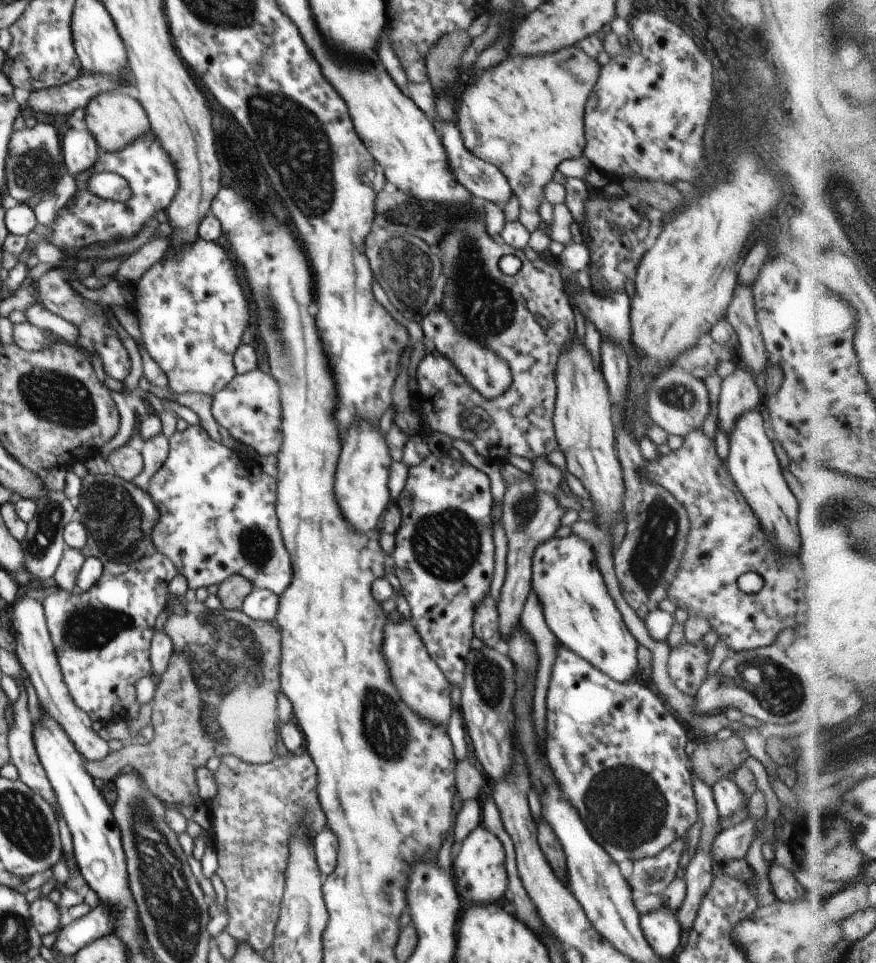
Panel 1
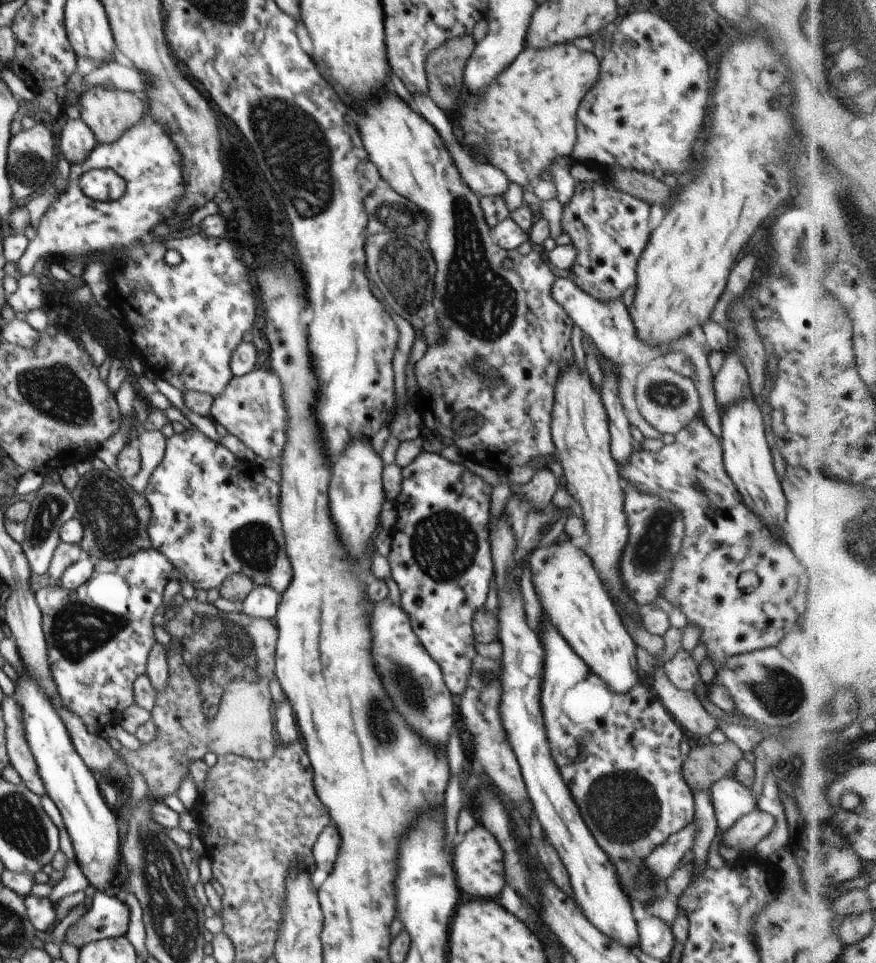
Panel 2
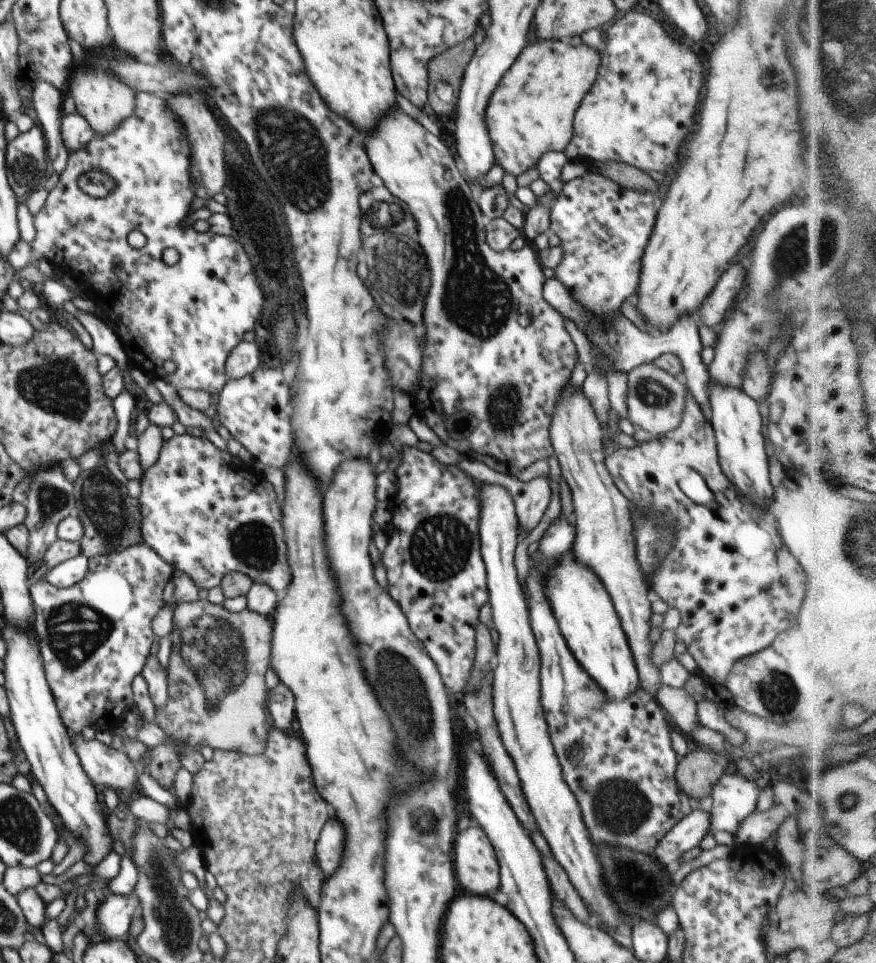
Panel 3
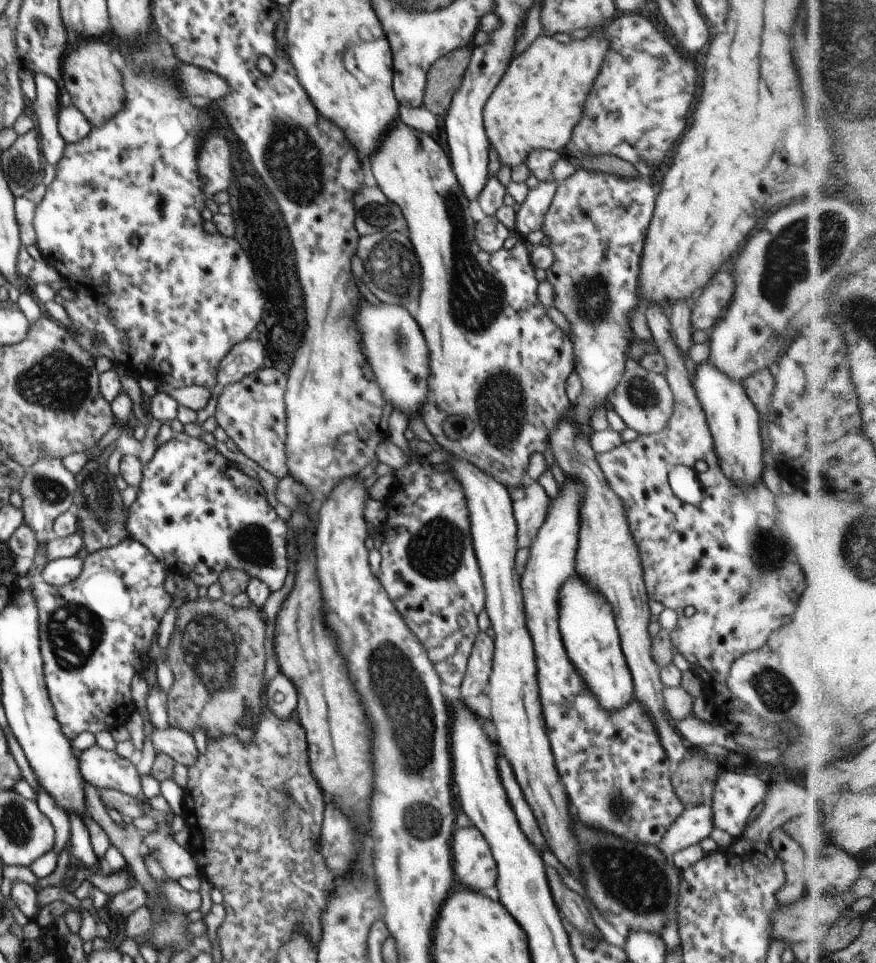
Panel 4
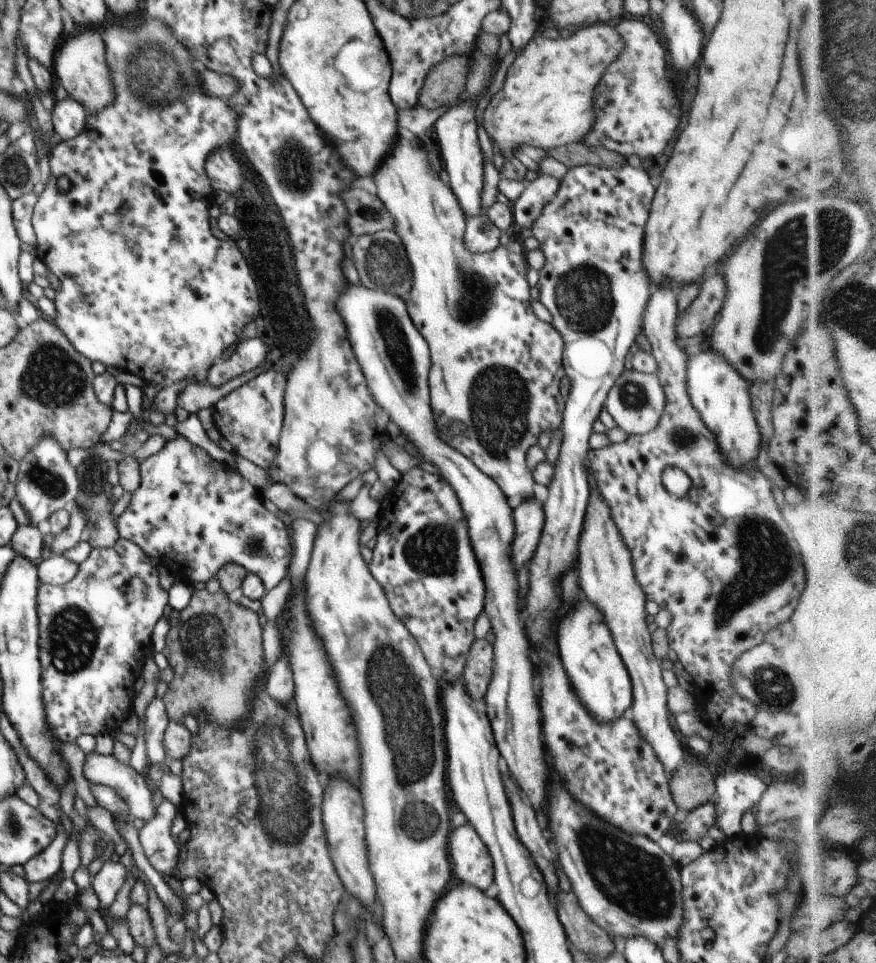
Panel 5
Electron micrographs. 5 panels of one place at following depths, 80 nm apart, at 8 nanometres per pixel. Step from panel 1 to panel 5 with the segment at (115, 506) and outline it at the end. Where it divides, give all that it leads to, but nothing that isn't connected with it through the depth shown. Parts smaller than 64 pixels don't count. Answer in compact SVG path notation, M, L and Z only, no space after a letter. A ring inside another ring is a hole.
M90 456L77 468L78 481L80 482L80 492L76 496L75 503L86 512L88 526L90 526L90 538L88 544L94 548L109 548L114 546L120 539L114 516L112 516L112 488L108 483L108 463L99 456Z

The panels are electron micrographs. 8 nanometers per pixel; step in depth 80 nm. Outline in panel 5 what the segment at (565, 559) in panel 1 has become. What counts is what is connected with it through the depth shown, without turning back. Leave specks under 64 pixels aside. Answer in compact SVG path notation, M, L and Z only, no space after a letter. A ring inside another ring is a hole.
M584 600L582 604L578 602L578 608L560 618L558 646L572 690L594 720L602 724L629 714L633 702L630 676L614 646L604 614L596 606Z

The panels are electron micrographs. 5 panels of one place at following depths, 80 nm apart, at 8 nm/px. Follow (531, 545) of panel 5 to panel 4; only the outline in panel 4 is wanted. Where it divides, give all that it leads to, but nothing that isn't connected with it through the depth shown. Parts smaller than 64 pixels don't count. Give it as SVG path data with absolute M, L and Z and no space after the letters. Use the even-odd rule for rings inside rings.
M528 480L520 488L509 489L513 502L513 514L518 522L518 548L530 546L538 528L548 514L546 490L536 481Z

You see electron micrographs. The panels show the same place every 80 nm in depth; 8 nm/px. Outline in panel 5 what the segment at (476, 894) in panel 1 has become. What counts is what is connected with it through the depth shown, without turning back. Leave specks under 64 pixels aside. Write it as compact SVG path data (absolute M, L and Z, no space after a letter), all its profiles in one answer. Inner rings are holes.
M471 825L452 828L448 836L451 871L465 884L486 890L494 882L492 858Z

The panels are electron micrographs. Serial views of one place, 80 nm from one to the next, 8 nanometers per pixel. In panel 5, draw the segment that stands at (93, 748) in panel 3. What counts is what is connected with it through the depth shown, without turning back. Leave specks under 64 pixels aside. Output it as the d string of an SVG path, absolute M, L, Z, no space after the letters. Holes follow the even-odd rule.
M93 751L86 756L83 772L89 782L112 788L126 802L129 814L135 819L146 823L154 820L157 808L153 804L153 792L132 766L118 762L113 754L102 756Z

